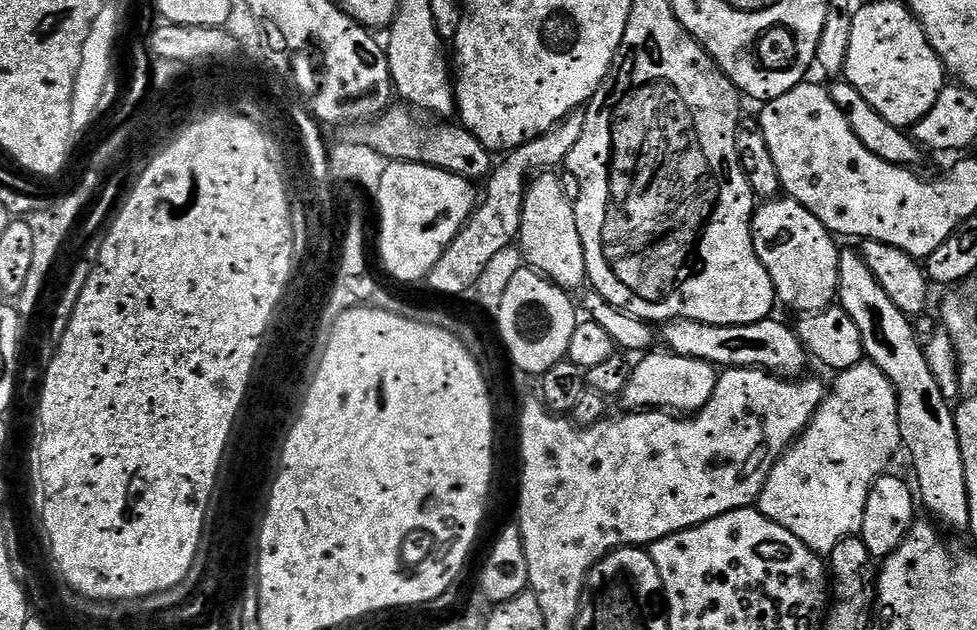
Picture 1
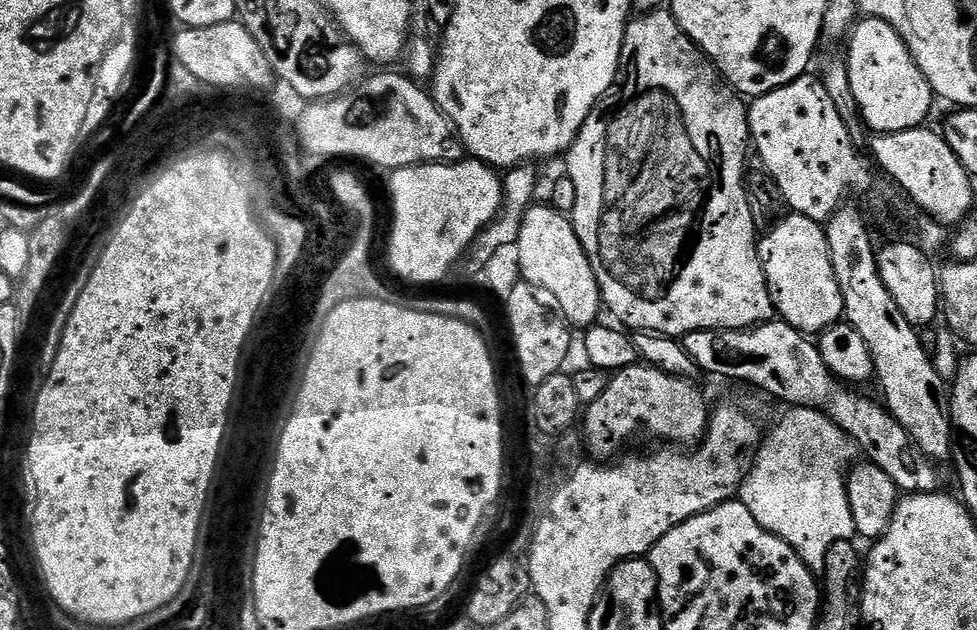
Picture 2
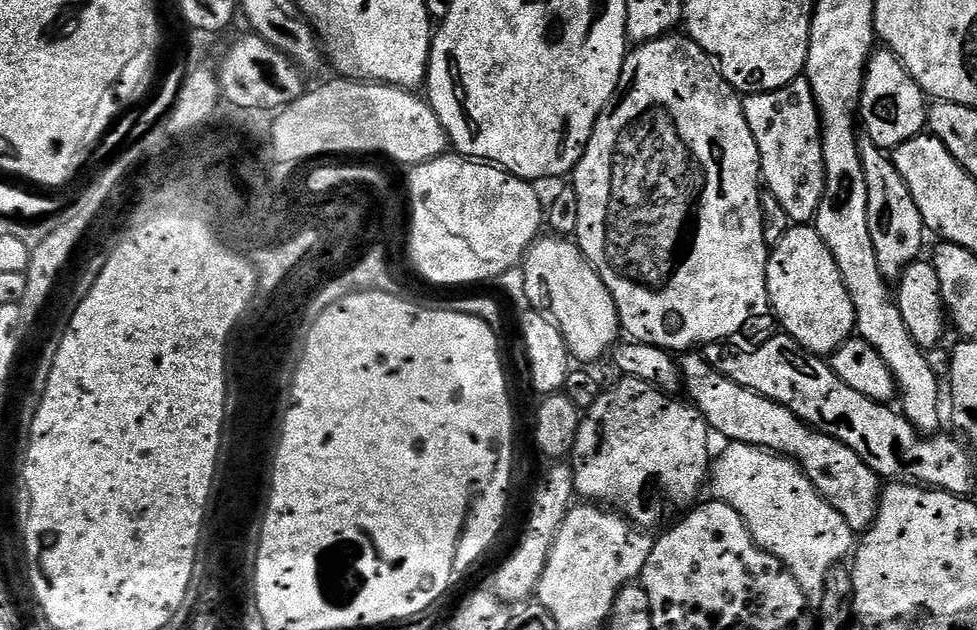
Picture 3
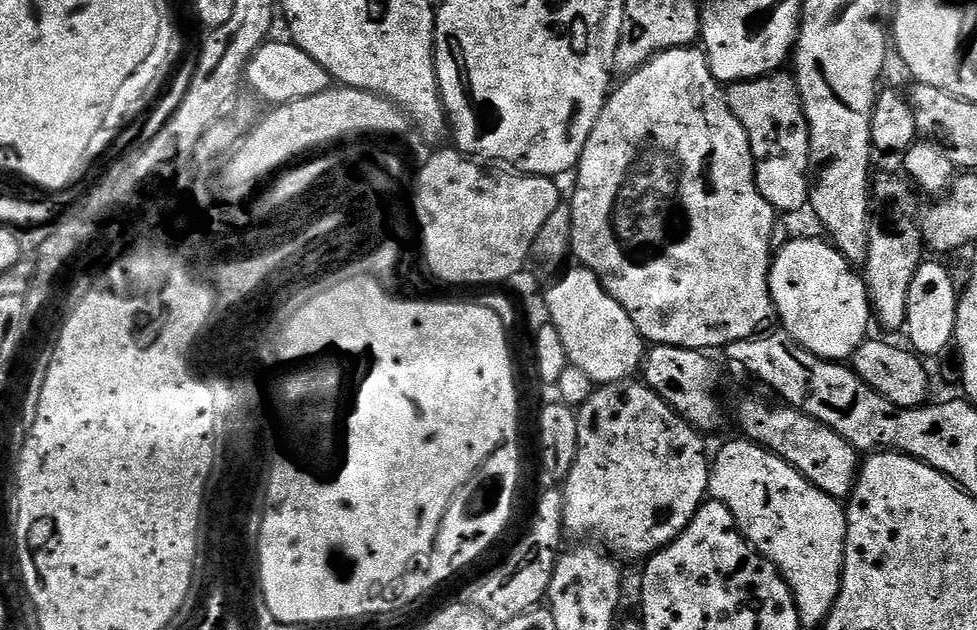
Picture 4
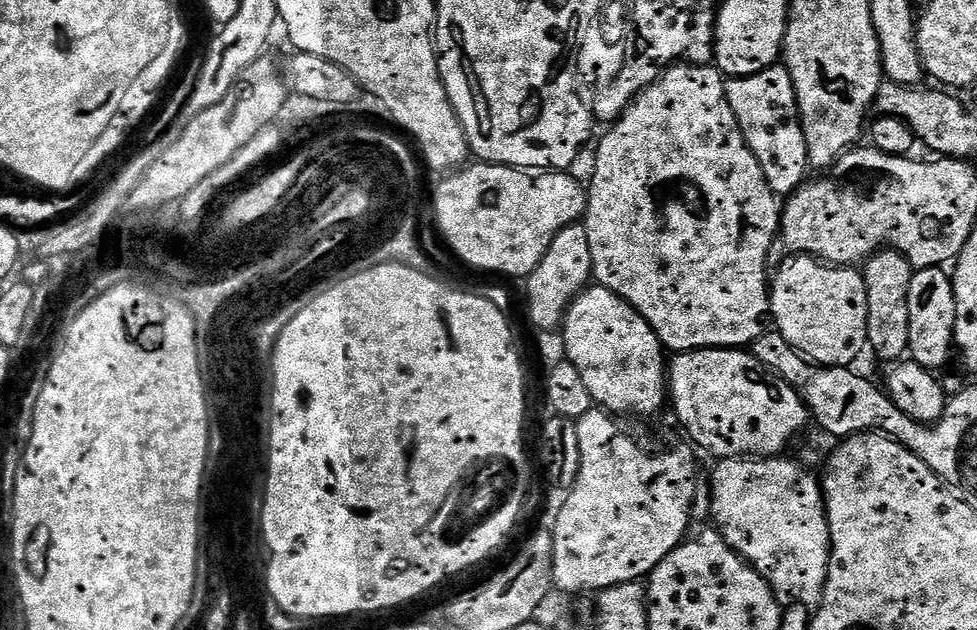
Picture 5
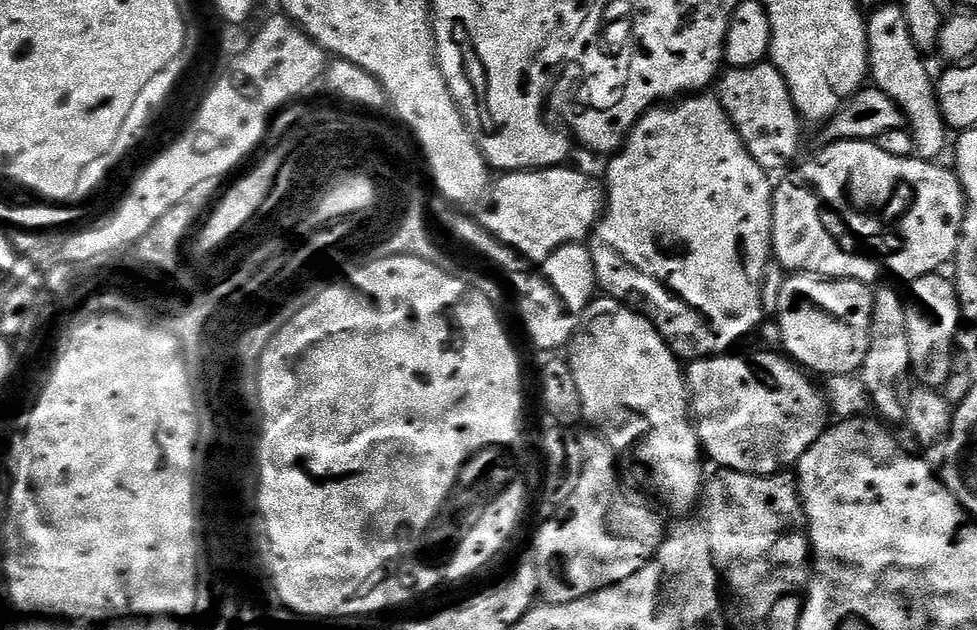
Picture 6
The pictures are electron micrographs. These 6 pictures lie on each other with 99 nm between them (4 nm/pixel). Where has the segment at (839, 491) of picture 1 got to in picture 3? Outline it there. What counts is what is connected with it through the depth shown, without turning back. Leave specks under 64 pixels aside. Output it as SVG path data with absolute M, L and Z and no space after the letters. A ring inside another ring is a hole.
M732 442L727 447L711 465L711 495L738 510L756 545L777 556L794 574L809 605L819 605L826 574L853 551L854 533L850 526L832 503L820 495L795 459L752 444Z

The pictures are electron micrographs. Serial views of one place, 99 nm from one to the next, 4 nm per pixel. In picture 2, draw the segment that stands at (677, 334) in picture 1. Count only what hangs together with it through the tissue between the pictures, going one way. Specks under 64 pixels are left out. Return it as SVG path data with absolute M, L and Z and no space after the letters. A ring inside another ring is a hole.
M765 322L747 330L692 332L682 343L701 373L745 380L780 400L798 408L818 408L827 412L851 440L868 451L867 459L877 464L899 486L901 493L941 491L940 472L908 437L908 432L892 417L883 403L859 396L859 391L841 386L824 364L819 347L807 335L783 322Z

